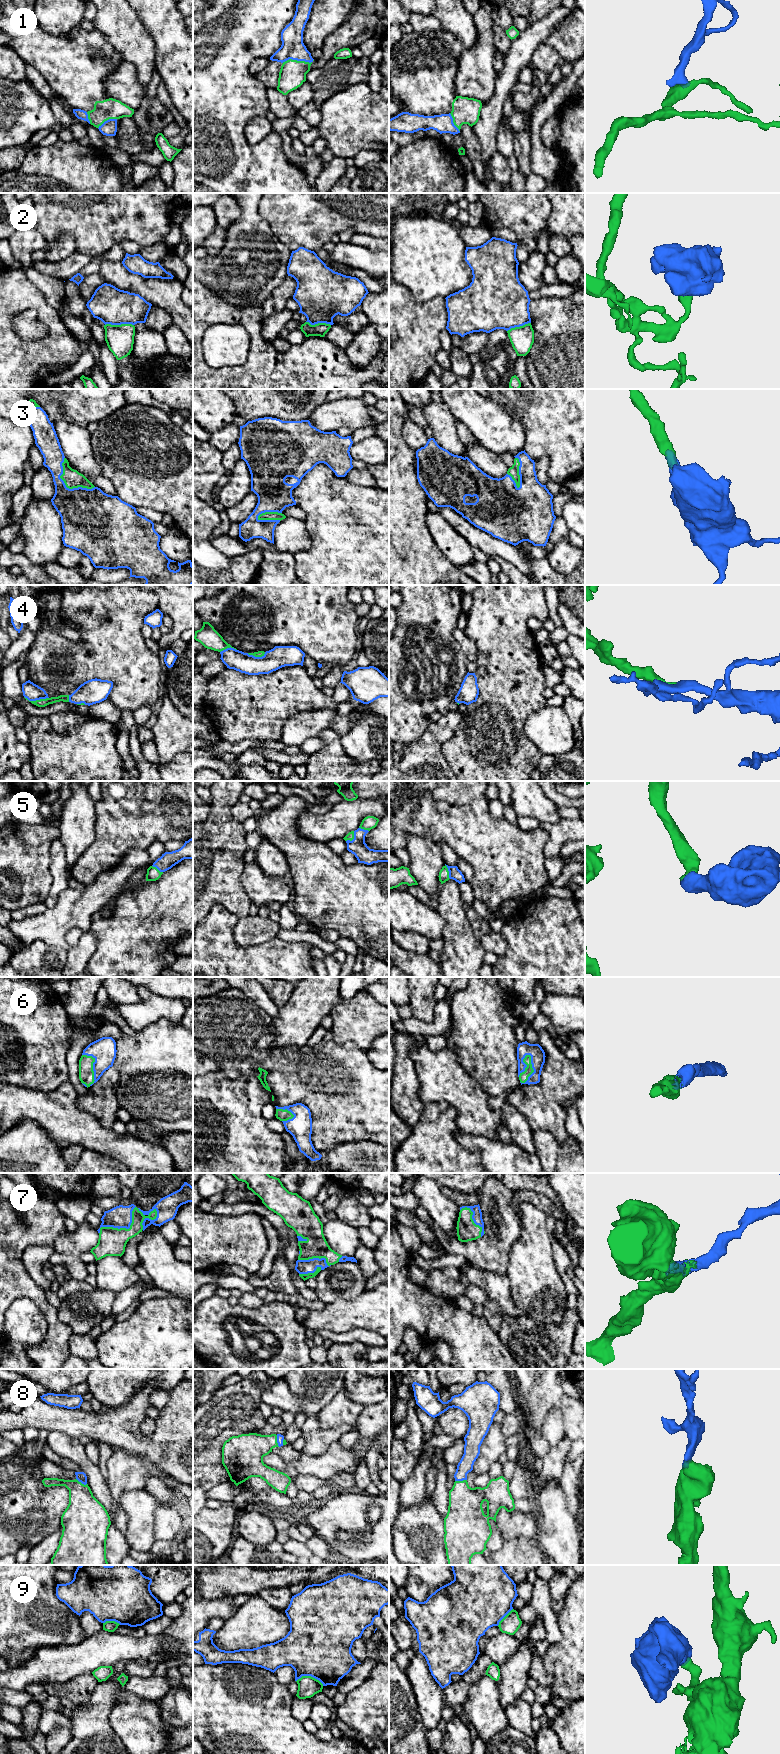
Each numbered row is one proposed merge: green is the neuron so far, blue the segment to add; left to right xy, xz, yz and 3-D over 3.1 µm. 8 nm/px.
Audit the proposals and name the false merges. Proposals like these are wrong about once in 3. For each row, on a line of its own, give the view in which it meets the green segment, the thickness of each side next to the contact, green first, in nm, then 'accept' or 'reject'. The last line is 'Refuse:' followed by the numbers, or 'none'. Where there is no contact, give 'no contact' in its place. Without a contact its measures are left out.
1: meets green in xz; 220 nm thick on the green side, 180 nm on the other; accept
2: meets green in xy; 220 nm thick on the green side, 300 nm on the other; reject
3: meets green in xy; 150 nm thick on the green side, 380 nm on the other; accept
4: meets green in xy; 60 nm thick on the green side, 140 nm on the other; accept
5: meets green in xz; 60 nm thick on the green side, 140 nm on the other; accept
6: meets green in yz; 80 nm thick on the green side, 120 nm on the other; accept
7: meets green in xy; 220 nm thick on the green side, 180 nm on the other; accept
8: meets green in xz; 280 nm thick on the green side, 60 nm on the other; accept
9: meets green in xz; 160 nm thick on the green side, 500 nm on the other; reject
Refuse: 2, 9

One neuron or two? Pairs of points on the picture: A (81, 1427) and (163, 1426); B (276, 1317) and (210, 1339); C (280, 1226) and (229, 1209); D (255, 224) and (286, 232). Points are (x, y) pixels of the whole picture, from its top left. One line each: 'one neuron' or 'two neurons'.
A: one neuron
B: one neuron
C: one neuron
D: two neurons

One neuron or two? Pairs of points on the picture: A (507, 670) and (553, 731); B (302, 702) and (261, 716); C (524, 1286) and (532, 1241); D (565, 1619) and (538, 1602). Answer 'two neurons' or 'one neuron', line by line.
A: two neurons
B: one neuron
C: one neuron
D: two neurons

